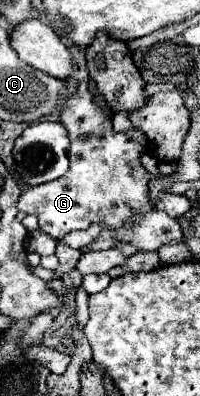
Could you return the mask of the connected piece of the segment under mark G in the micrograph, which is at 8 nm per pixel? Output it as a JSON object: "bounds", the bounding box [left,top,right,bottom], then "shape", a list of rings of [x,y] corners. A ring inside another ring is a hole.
{"bounds":[18,84,182,250],"shape":[[[80,84],[66,102],[62,124],[70,134],[68,174],[28,188],[18,200],[20,210],[38,218],[40,230],[60,240],[74,230],[86,230],[92,222],[100,222],[106,228],[116,228],[118,240],[130,242],[140,250],[158,250],[162,244],[182,240],[180,224],[148,202],[150,175],[140,164],[146,146],[146,134],[142,130],[132,128],[116,134],[112,120],[96,106],[88,84]],[[126,220],[134,220],[134,226],[124,226]]]}

